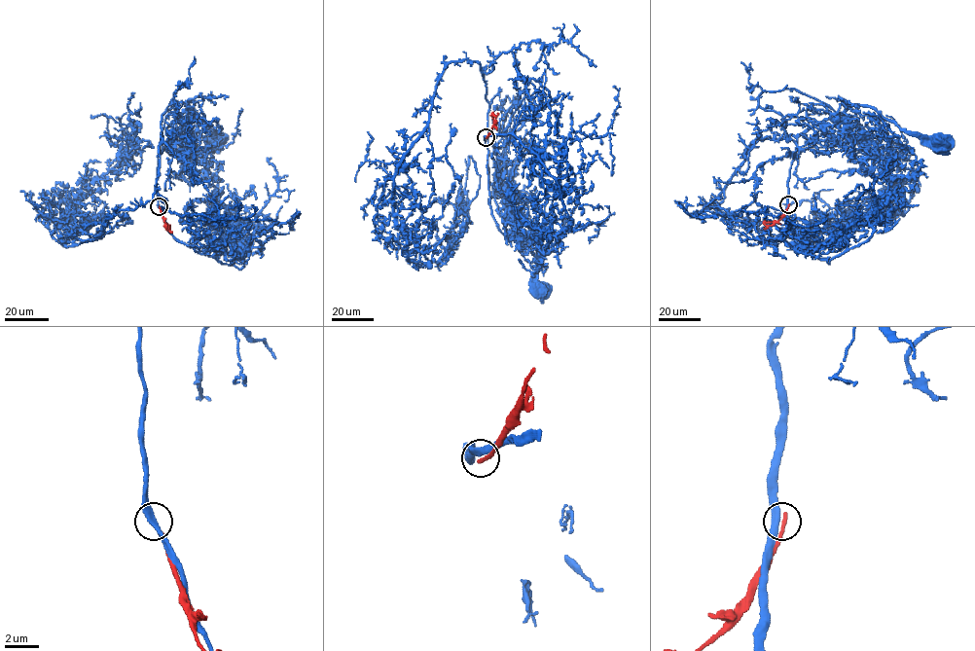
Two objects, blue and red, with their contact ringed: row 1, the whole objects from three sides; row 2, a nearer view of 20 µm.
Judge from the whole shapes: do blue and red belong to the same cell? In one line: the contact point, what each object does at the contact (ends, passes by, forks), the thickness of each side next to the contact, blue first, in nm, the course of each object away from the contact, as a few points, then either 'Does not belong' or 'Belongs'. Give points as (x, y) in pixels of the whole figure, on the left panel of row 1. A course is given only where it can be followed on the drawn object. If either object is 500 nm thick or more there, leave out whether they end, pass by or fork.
Place: (159, 206). At the ring blue passes by. At the ring red ends. Thickness 360 nm (blue) against 260 nm. Course of blue: (159, 206), (157, 179), (162, 116), (177, 103), (186, 103), (197, 120), (215, 130), (211, 135), (218, 141). Course of red: (159, 206), (172, 232). Does not belong

